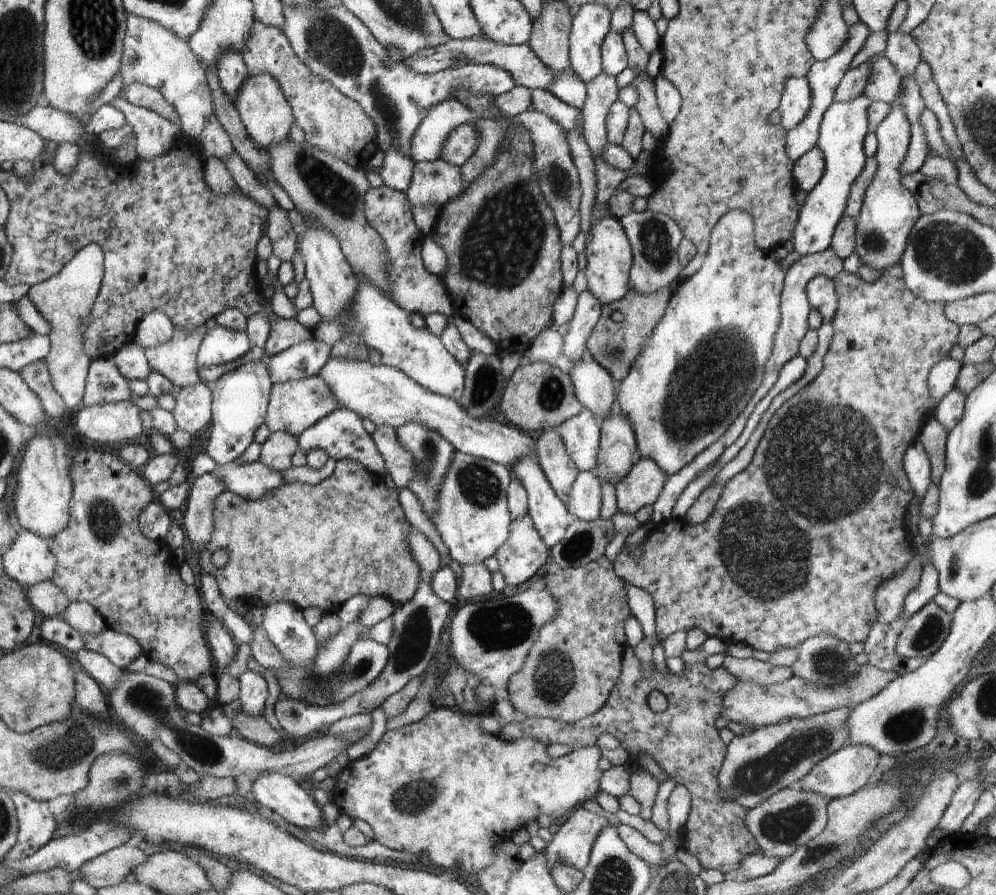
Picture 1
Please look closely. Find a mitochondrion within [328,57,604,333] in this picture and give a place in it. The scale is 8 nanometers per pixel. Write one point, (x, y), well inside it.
(501, 244)

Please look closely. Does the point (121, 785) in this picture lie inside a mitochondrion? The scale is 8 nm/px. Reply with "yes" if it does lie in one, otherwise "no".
yes

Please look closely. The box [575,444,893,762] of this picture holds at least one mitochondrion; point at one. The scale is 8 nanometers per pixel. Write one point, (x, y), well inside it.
(830, 663)

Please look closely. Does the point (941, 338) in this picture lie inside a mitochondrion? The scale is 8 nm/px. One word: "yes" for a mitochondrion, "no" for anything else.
no

